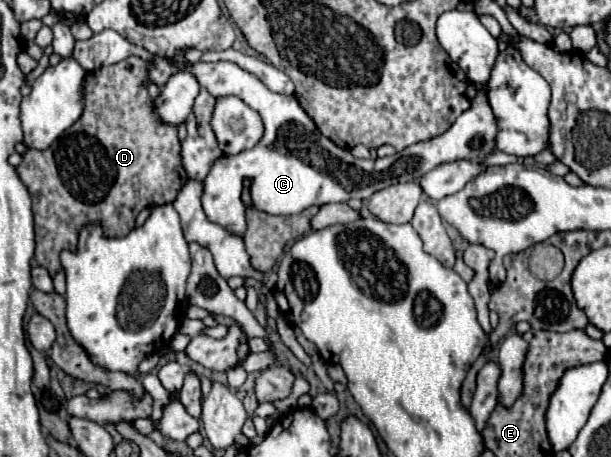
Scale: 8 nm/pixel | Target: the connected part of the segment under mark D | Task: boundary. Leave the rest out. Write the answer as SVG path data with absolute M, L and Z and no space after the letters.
M128 57L126 61L90 73L86 77L86 107L82 117L46 151L28 149L24 153L22 169L18 165L16 171L18 175L22 175L20 179L28 187L32 197L36 225L34 261L42 267L46 267L48 261L50 275L56 275L56 271L60 271L62 267L62 249L76 249L78 231L86 223L102 221L106 237L124 237L130 233L138 213L144 207L172 203L188 181L180 159L180 139L176 135L176 127L162 125L154 119L152 101L146 91L146 61L142 61L140 57Z

